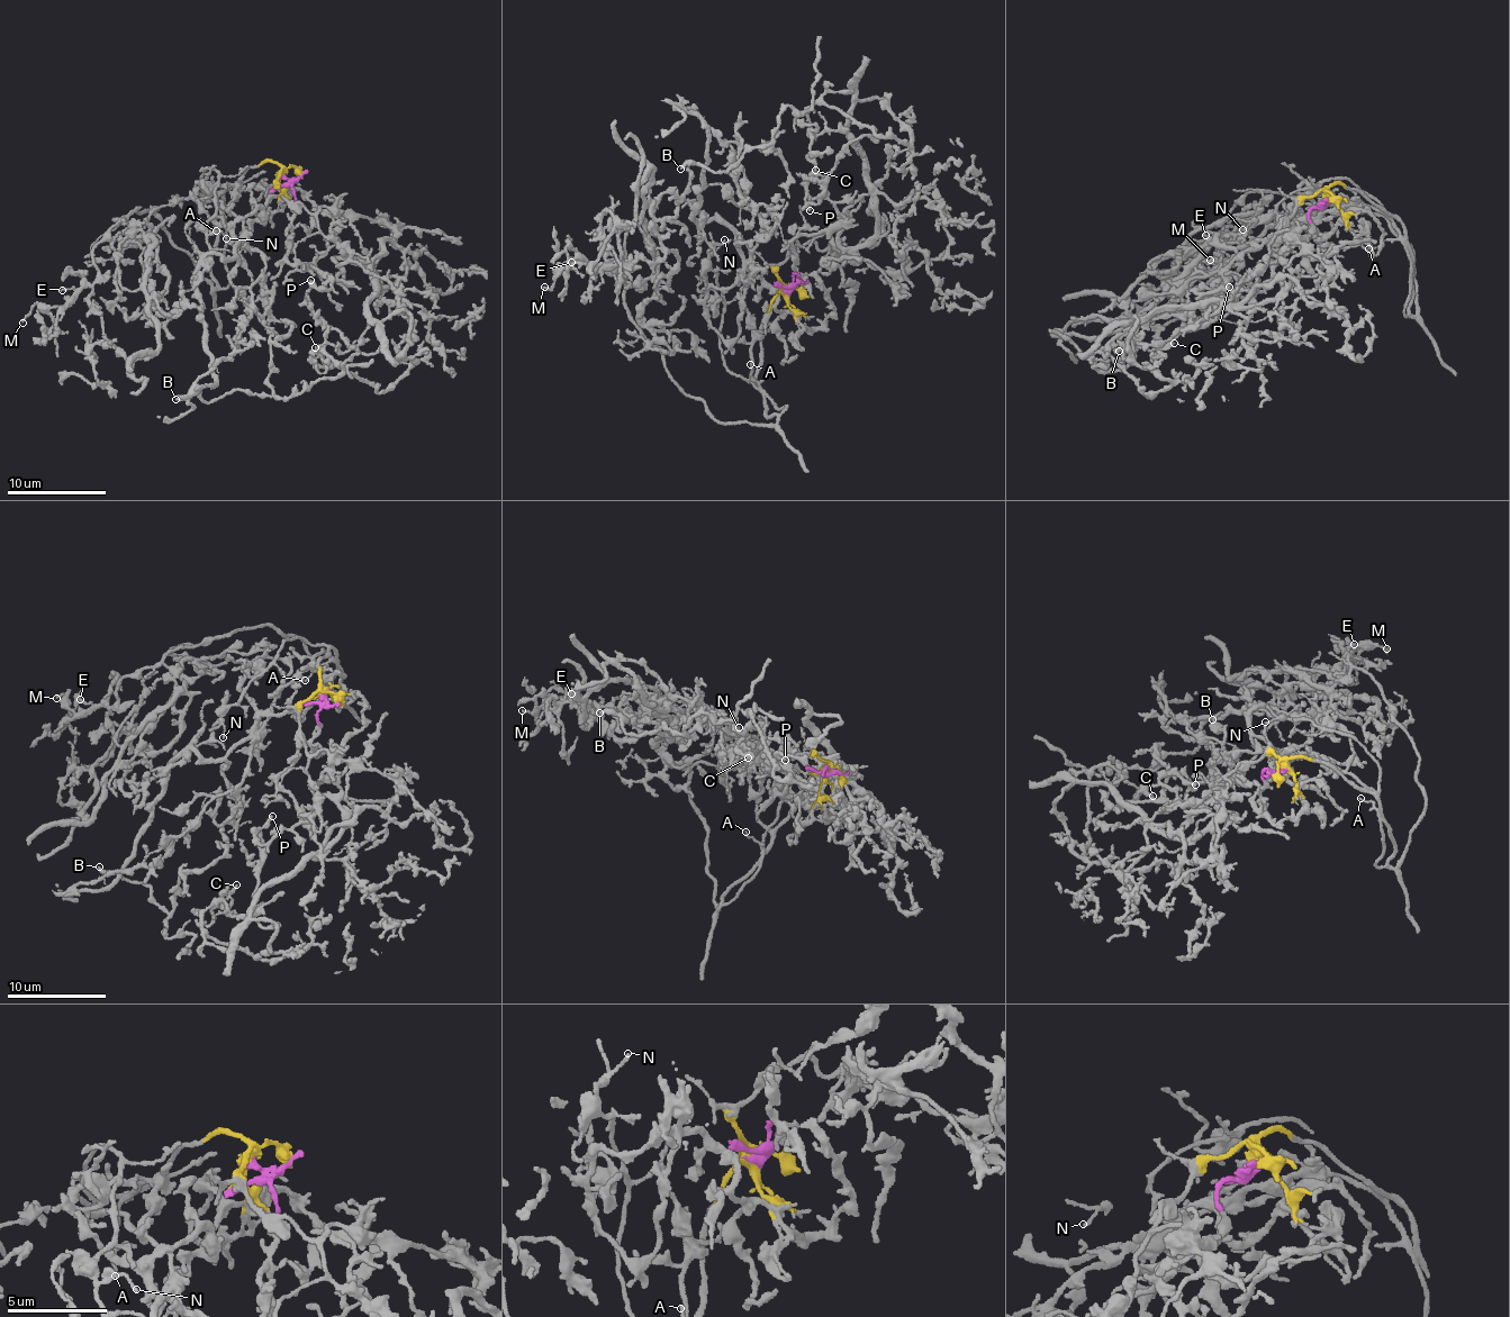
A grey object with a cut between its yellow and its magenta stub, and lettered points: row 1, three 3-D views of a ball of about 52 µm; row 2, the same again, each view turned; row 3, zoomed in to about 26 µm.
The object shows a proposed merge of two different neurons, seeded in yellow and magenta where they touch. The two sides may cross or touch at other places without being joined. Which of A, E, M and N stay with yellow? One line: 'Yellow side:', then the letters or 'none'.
Yellow side: A, E, M, N

